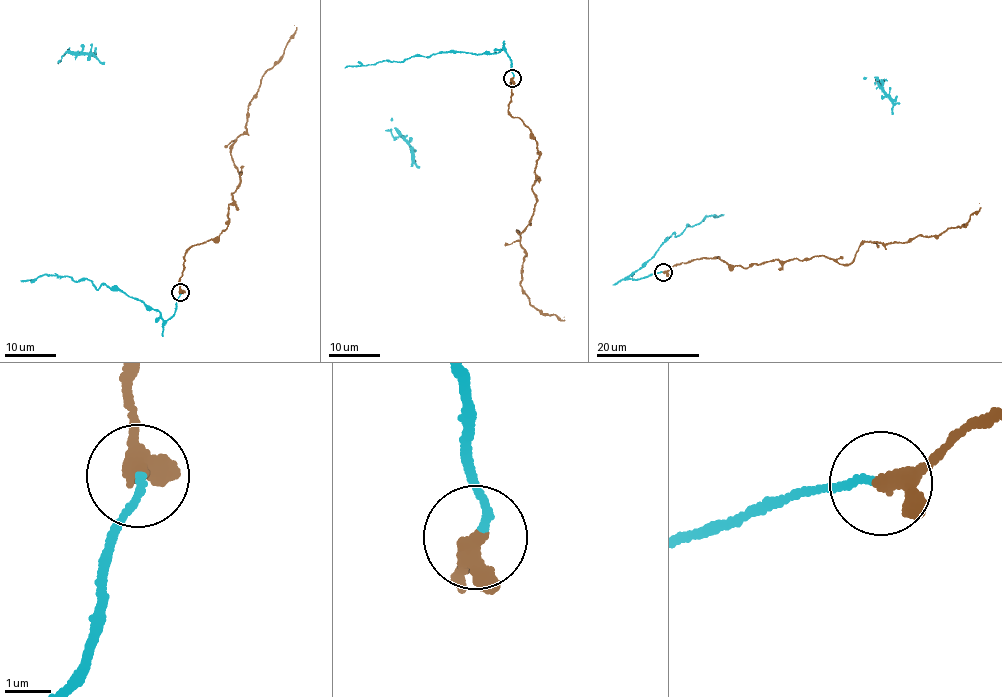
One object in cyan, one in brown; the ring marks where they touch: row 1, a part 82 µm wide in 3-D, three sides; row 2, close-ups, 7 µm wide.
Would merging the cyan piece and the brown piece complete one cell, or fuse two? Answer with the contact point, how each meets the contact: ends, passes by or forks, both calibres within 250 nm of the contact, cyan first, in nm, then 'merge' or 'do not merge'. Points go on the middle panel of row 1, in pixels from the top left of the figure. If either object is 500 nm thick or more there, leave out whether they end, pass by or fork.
place (512, 78); cyan ends; brown passes by; calibres 150 and 320 nm; merge

